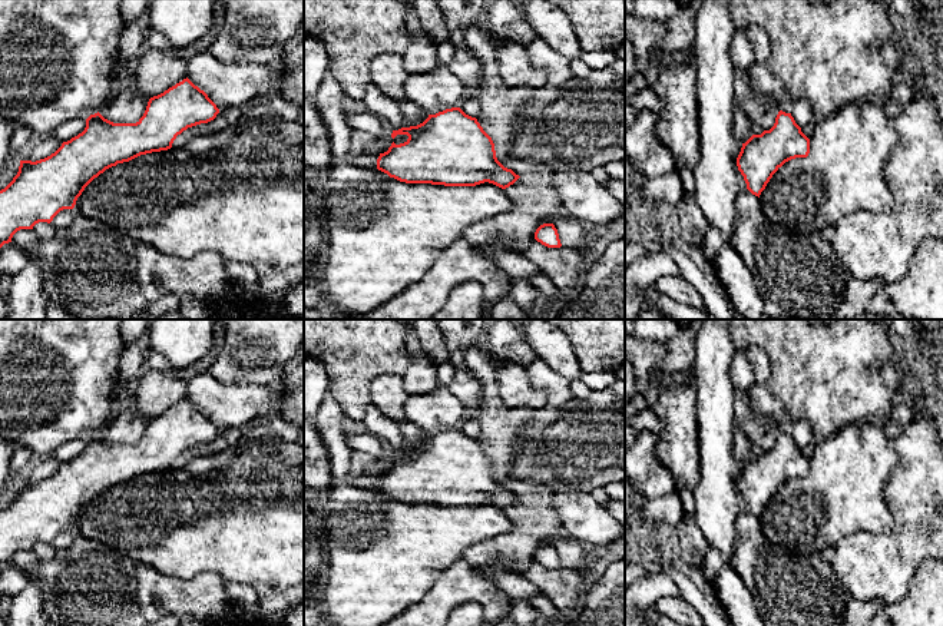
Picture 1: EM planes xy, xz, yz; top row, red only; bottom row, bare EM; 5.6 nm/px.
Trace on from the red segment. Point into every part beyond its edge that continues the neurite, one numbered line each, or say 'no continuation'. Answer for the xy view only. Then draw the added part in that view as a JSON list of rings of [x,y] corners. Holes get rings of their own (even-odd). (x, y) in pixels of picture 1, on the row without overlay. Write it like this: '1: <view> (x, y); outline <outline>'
no continuation

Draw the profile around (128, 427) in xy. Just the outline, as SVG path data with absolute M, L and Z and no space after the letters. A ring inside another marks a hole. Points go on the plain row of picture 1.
M136 408L110 420L99 434L113 444L136 444L143 437L149 418Z

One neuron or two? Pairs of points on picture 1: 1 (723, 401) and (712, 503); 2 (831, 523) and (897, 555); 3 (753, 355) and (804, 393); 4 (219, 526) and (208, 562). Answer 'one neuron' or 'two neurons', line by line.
1: one neuron
2: two neurons
3: two neurons
4: one neuron

